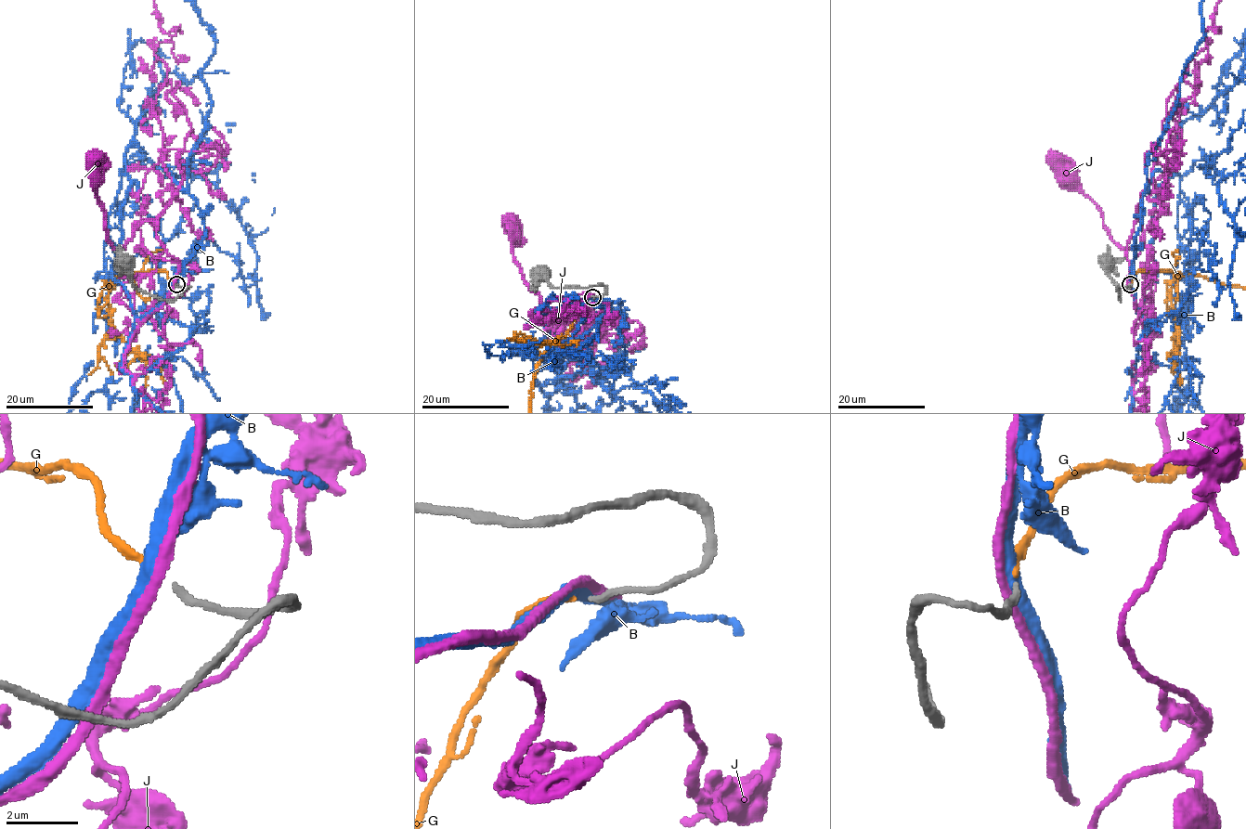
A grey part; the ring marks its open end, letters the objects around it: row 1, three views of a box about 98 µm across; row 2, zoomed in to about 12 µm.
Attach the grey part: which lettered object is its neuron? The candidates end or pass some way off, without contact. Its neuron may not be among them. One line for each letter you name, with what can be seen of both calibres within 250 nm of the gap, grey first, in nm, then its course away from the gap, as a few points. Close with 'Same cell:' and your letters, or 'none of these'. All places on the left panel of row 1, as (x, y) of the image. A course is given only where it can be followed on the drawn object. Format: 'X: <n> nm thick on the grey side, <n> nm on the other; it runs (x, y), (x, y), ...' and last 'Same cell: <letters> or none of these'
G: 180 nm thick on the grey side, 160 nm on the other
Same cell: G

